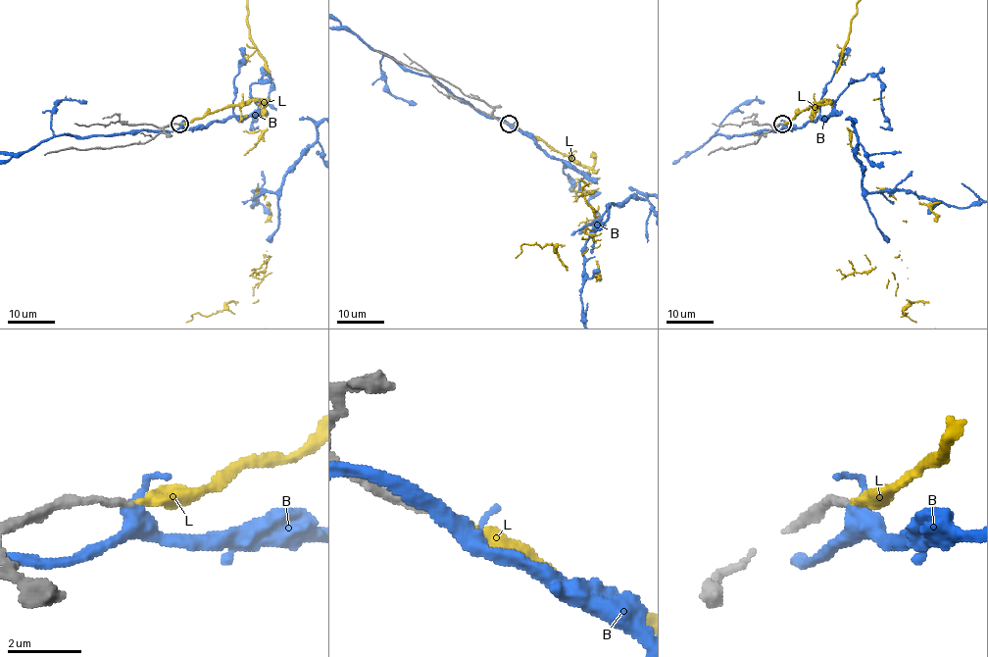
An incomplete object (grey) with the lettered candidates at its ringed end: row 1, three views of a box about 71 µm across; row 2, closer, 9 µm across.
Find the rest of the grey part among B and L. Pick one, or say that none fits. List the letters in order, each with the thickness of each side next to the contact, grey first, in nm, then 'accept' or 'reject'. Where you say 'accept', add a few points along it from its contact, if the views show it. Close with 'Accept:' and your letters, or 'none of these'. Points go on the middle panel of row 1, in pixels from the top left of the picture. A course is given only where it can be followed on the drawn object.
B: 240 nm thick on the grey side, 360 nm on the other; reject
L: 240 nm thick on the grey side, 280 nm on the other; accept
Accept: L

